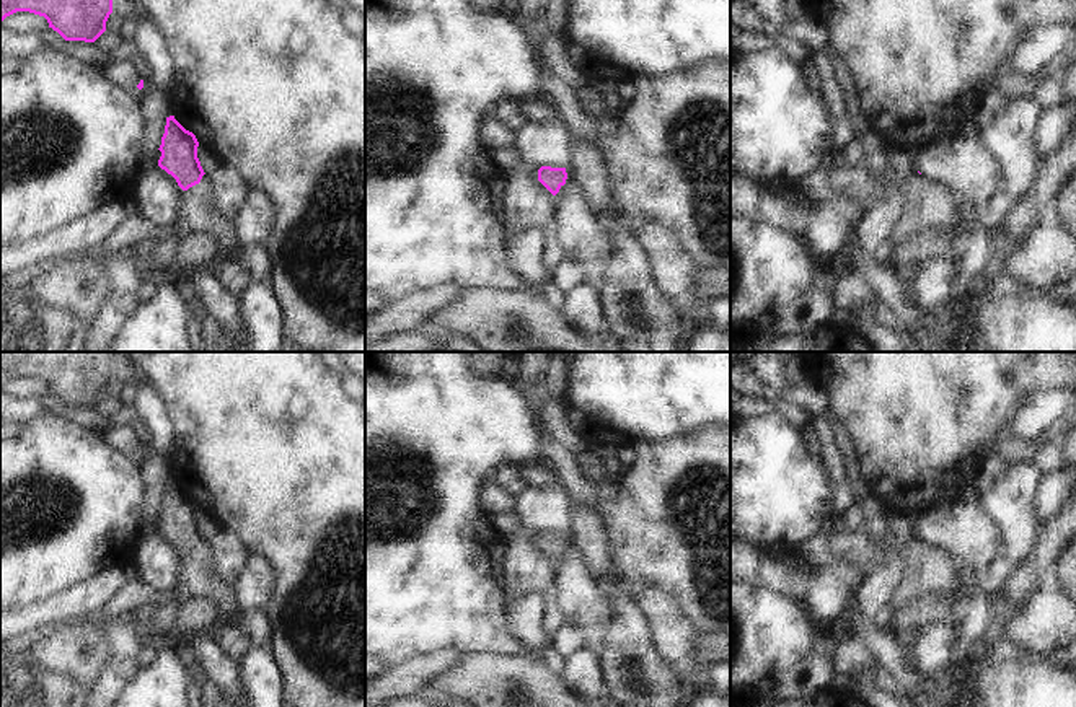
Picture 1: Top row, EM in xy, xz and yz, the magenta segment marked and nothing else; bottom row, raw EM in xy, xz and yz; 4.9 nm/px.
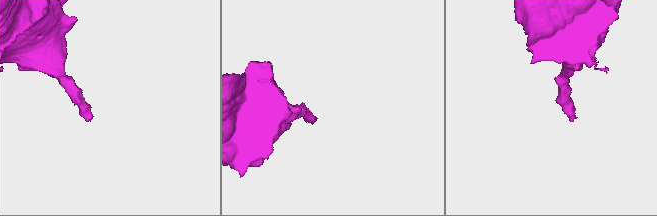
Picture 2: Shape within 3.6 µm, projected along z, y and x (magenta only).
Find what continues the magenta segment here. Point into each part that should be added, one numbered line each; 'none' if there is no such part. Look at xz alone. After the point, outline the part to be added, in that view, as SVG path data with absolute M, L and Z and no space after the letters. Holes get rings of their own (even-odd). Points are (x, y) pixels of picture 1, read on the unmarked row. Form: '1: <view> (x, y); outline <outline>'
1: xz (571, 538); outline M567 531L567 533L566 533L566 538L567 538L566 549L561 551L559 557L554 560L556 565L559 565L559 564L564 560L566 554L567 554L567 552L574 547L574 544L577 542L574 531Z

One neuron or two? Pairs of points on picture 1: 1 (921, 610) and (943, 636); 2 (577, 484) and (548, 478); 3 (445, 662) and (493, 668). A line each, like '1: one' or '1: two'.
1: two
2: two
3: two

